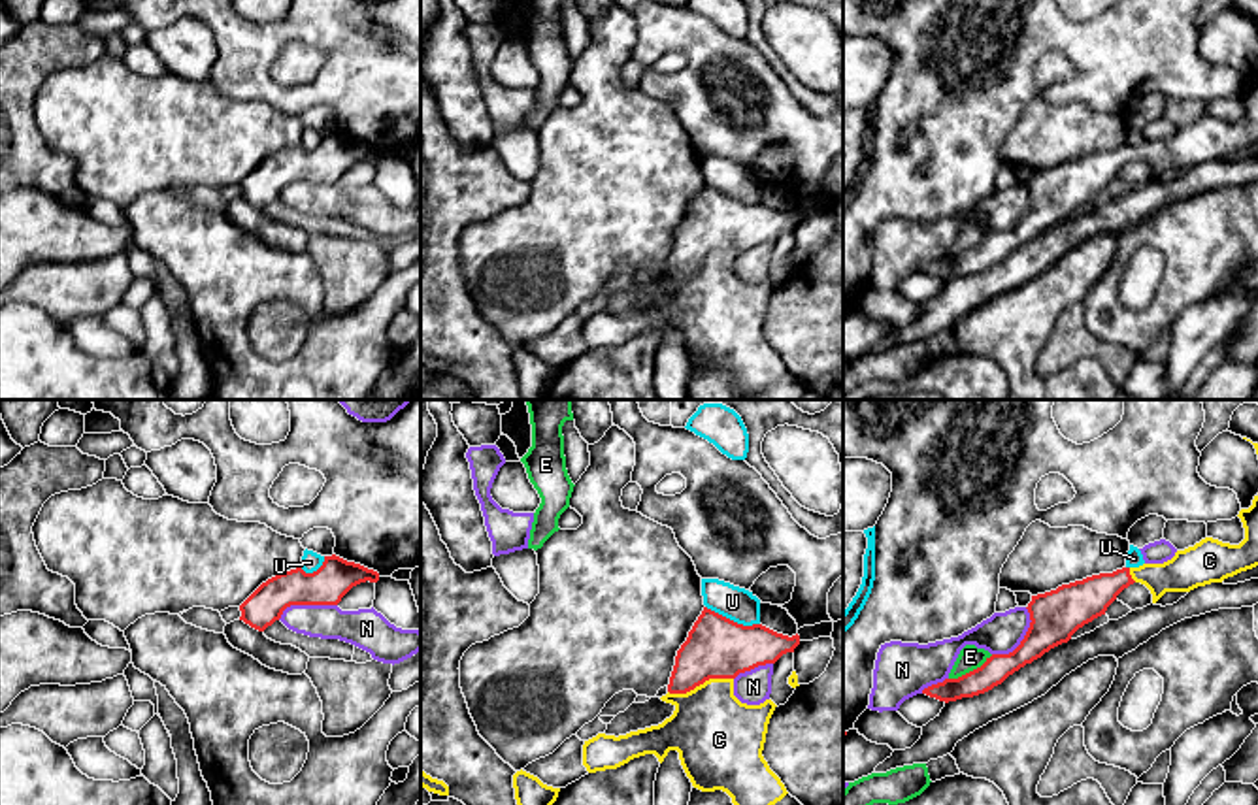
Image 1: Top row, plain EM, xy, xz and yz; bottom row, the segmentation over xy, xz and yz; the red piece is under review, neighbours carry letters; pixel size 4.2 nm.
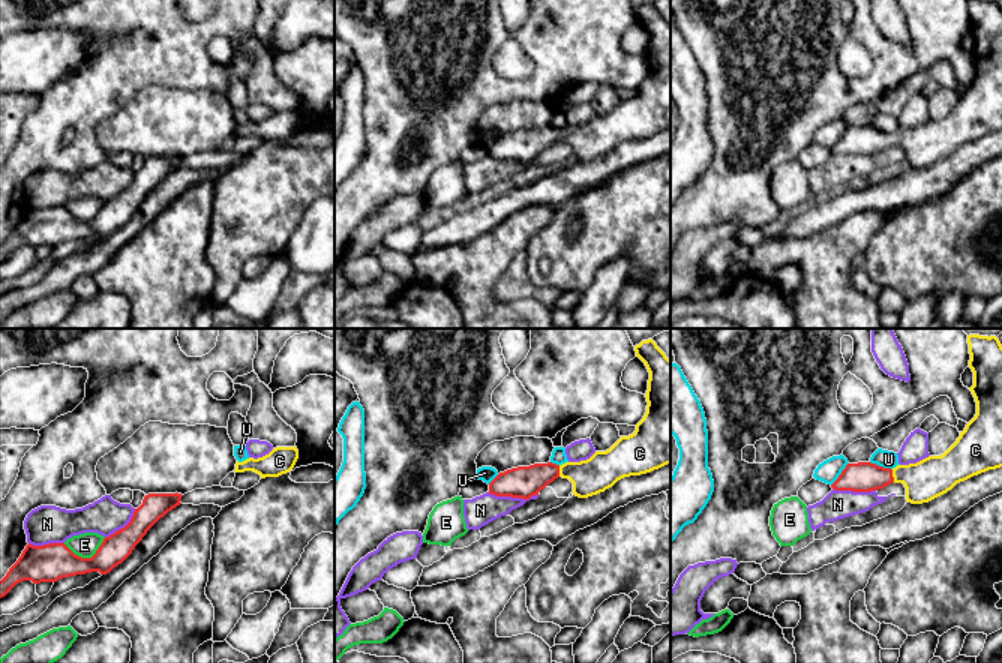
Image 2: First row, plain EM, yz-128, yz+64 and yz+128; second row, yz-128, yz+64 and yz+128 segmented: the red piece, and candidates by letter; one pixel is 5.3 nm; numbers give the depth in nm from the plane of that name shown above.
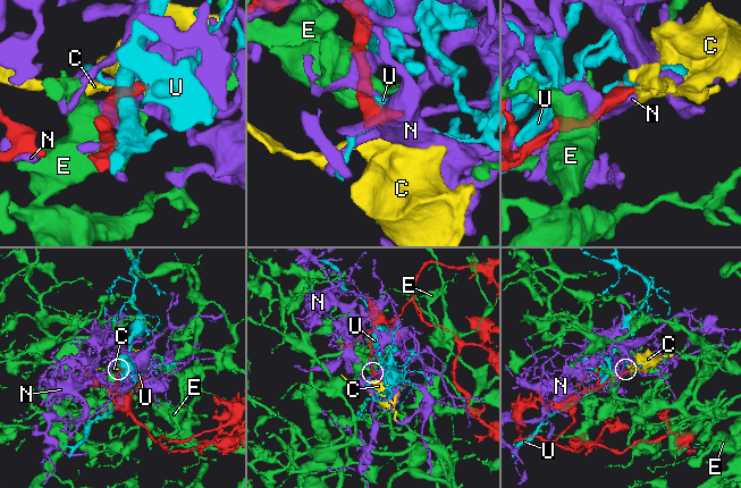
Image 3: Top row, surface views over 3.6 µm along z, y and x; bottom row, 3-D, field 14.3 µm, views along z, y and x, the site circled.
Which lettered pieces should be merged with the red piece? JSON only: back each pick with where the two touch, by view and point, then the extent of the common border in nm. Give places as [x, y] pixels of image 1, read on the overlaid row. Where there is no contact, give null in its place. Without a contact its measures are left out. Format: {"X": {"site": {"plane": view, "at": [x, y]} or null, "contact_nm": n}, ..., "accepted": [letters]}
{"C": {"site": {"plane": "xz", "at": [700, 683]}, "contact_nm": 280}, "accepted": ["C"]}

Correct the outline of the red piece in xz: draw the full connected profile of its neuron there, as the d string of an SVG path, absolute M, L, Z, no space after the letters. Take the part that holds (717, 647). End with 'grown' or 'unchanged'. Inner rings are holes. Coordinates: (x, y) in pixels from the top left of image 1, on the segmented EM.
M707 607L694 622L687 641L675 656L668 694L660 699L675 707L673 715L658 726L605 735L585 741L583 765L588 773L617 769L634 758L654 754L662 764L670 750L679 752L681 765L692 786L702 792L722 790L734 805L775 805L788 792L762 756L768 724L775 703L741 703L734 696L734 679L758 665L775 664L783 654L794 652L800 635L783 635L762 624L743 626Z; grown

